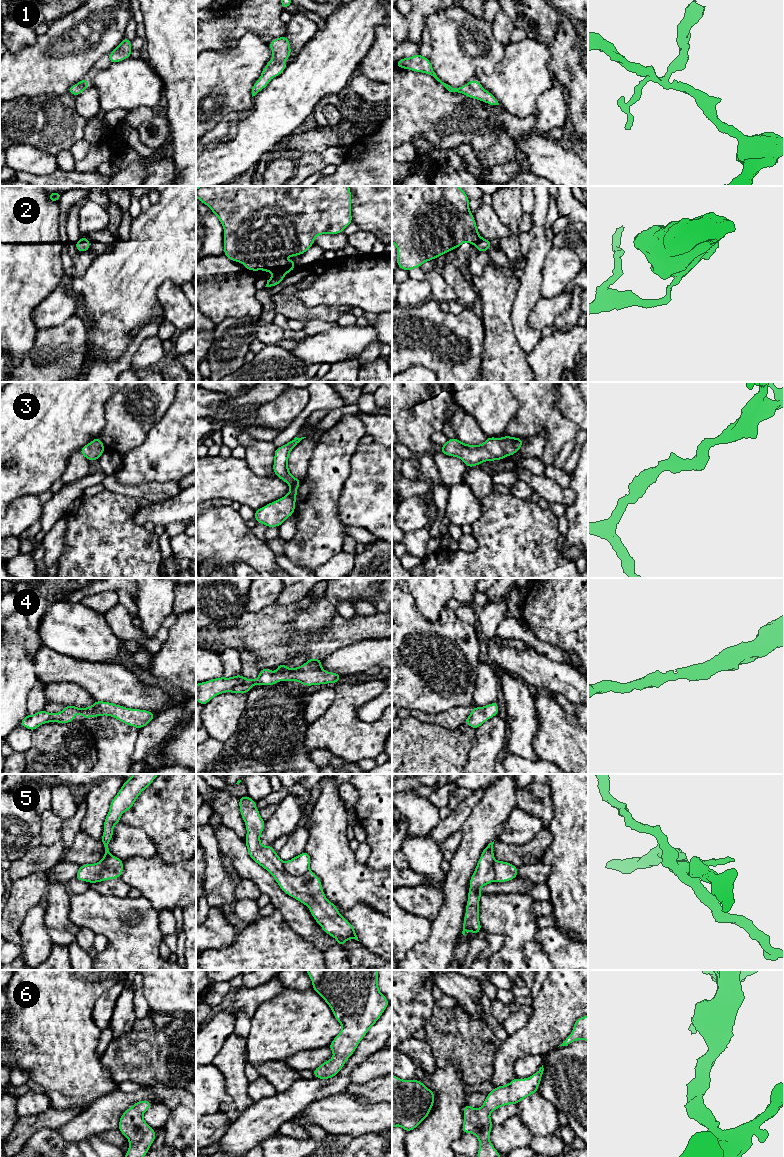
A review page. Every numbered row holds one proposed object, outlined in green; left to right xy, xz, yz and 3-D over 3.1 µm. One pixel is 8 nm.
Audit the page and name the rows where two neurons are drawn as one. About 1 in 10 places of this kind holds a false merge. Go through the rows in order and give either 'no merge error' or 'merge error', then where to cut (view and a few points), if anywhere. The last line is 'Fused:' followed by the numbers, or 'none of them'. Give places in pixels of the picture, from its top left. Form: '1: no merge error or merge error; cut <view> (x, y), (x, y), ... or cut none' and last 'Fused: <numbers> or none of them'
1: no merge error; cut none
2: merge error; cut xz (273, 272), (285, 273)
3: no merge error; cut none
4: no merge error; cut none
5: merge error; cut xz (282, 862), (283, 867), (291, 875), (301, 876), (309, 871)
6: no merge error; cut none
Fused: 2, 5

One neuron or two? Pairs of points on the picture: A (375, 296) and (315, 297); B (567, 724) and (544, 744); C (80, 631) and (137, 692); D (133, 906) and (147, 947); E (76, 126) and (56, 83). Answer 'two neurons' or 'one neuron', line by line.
A: one neuron
B: one neuron
C: two neurons
D: one neuron
E: two neurons

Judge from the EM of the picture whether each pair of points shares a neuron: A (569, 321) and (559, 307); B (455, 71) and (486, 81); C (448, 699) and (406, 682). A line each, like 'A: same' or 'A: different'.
A: different
B: different
C: same

